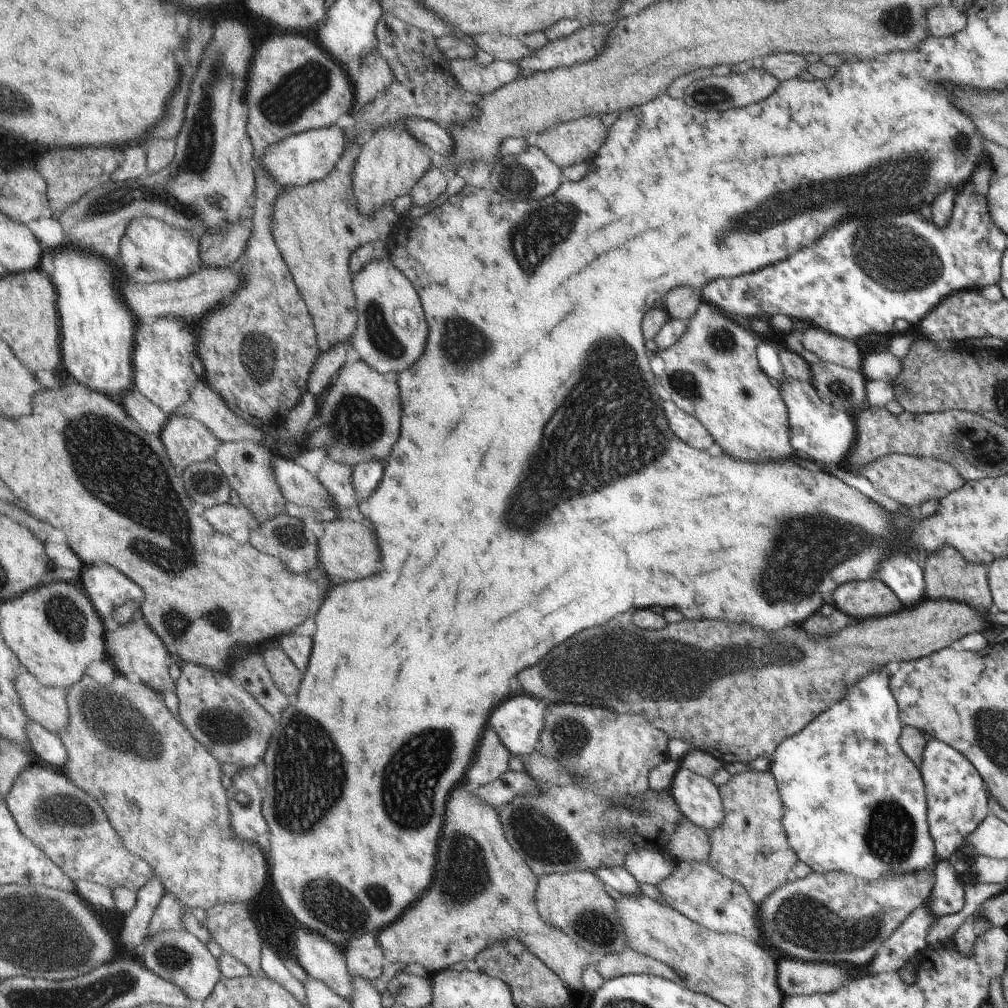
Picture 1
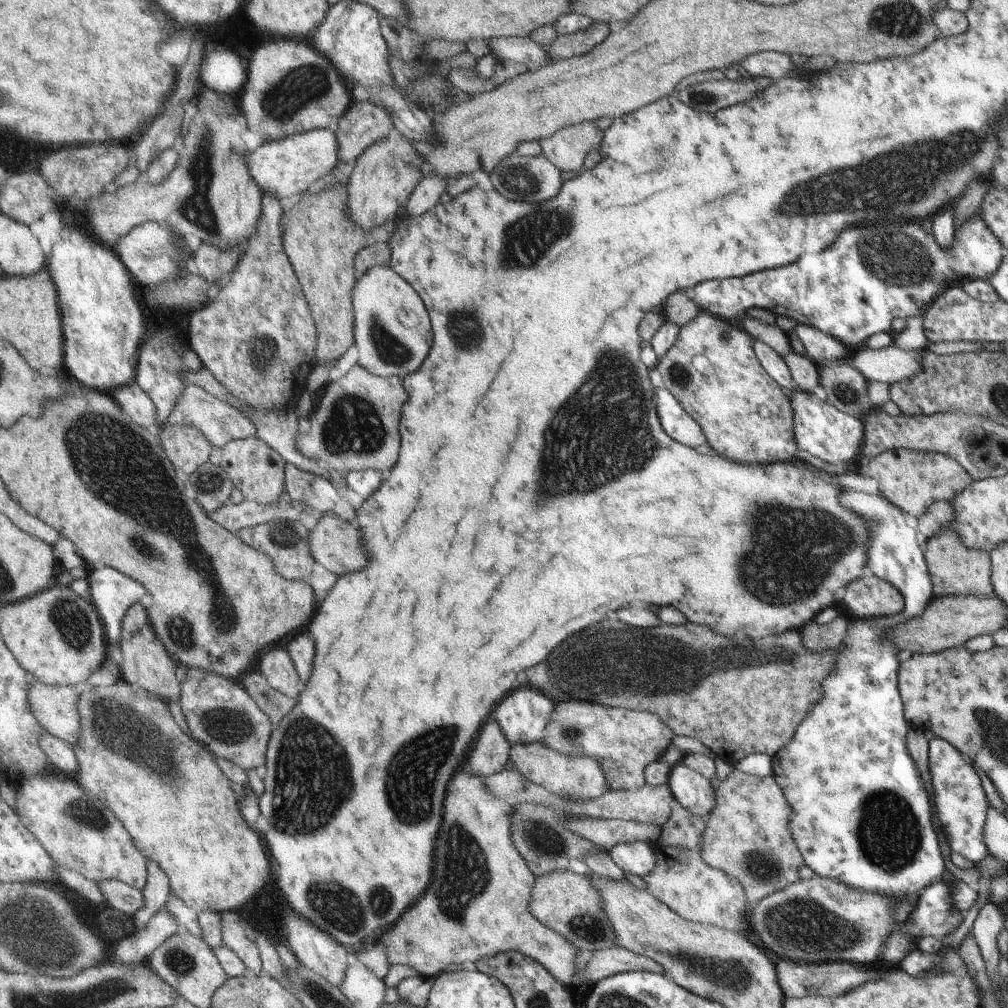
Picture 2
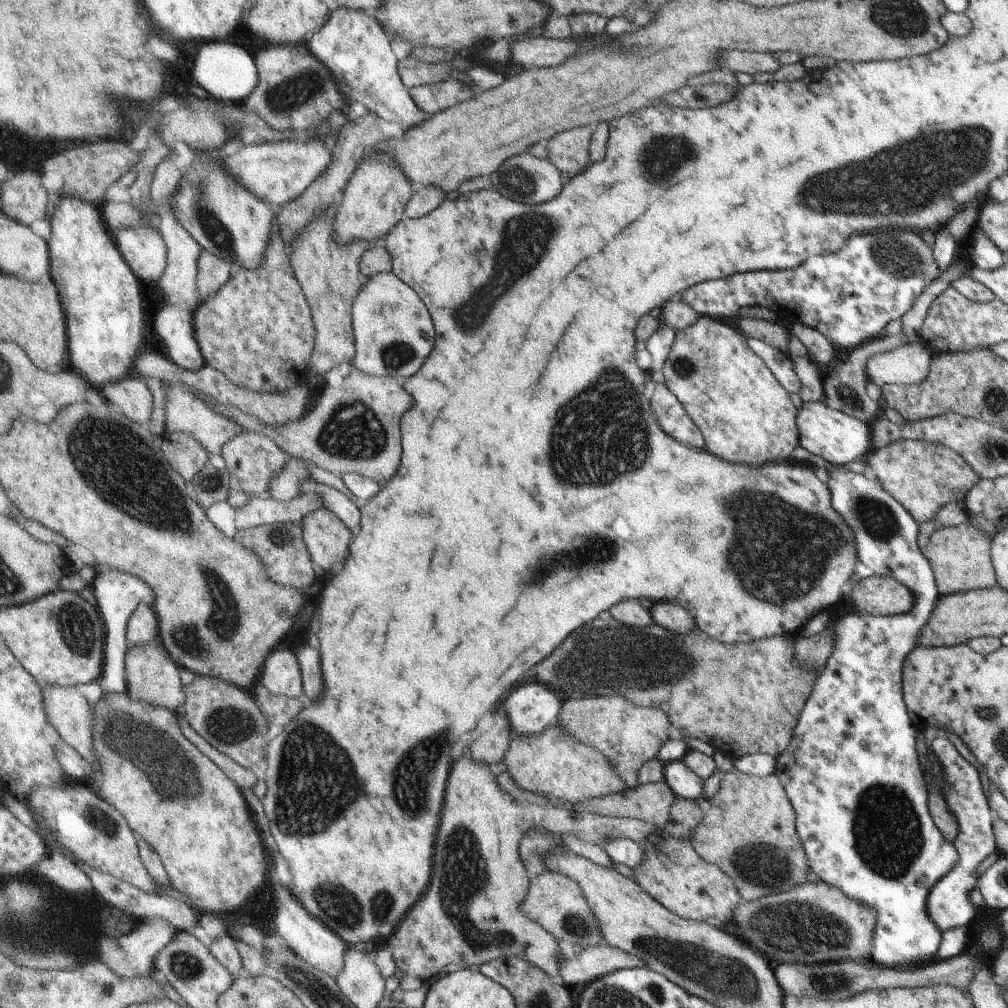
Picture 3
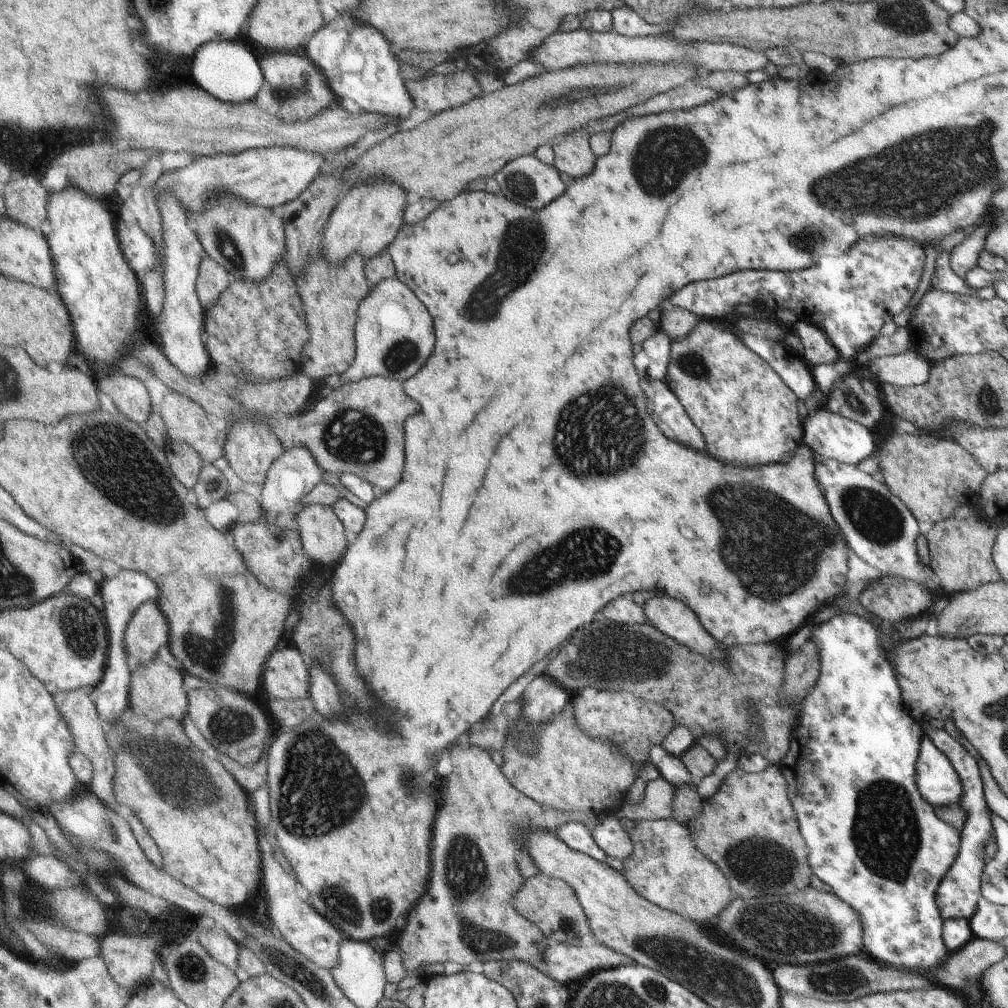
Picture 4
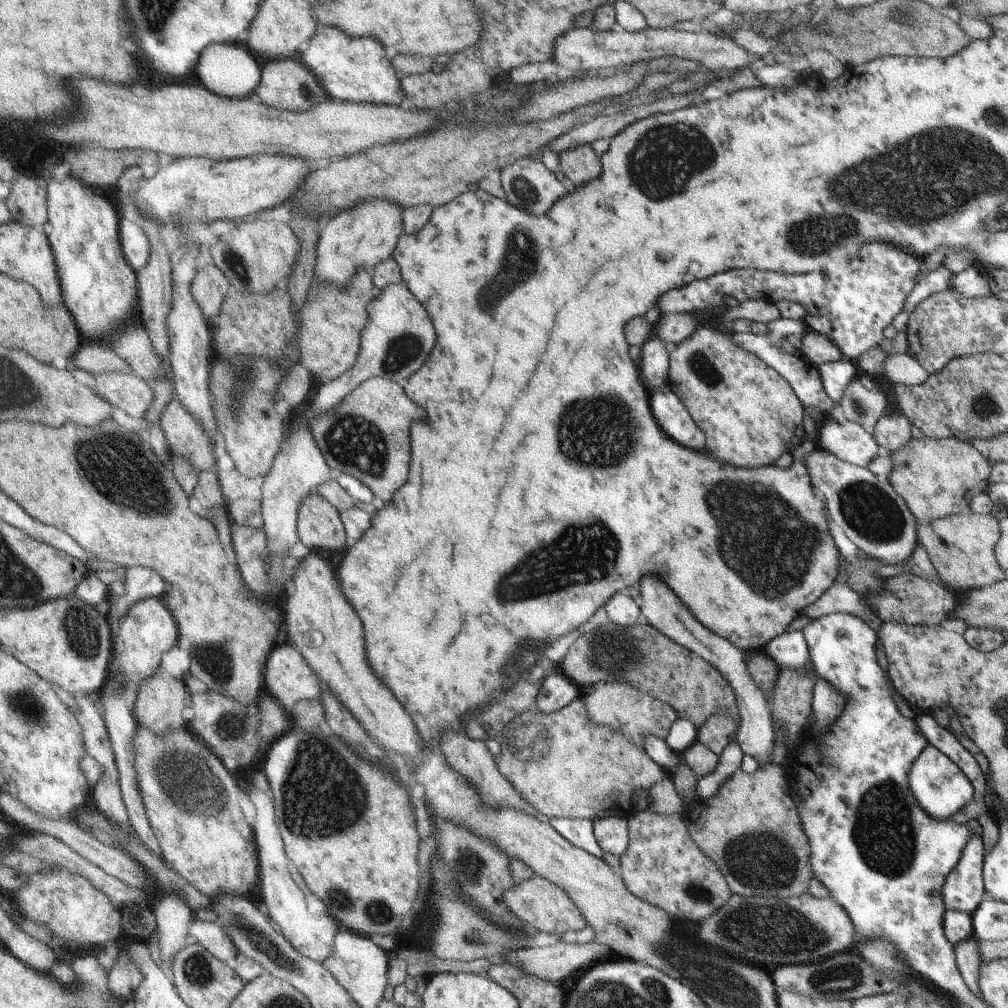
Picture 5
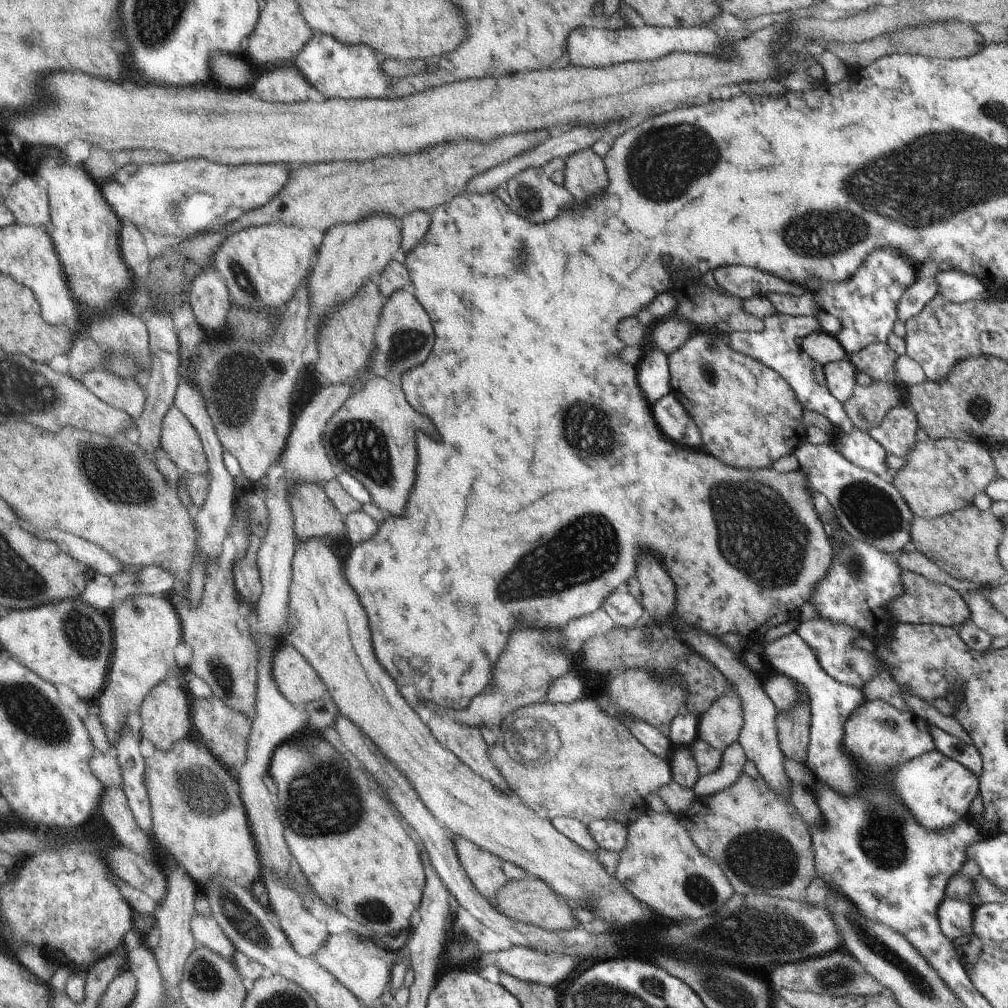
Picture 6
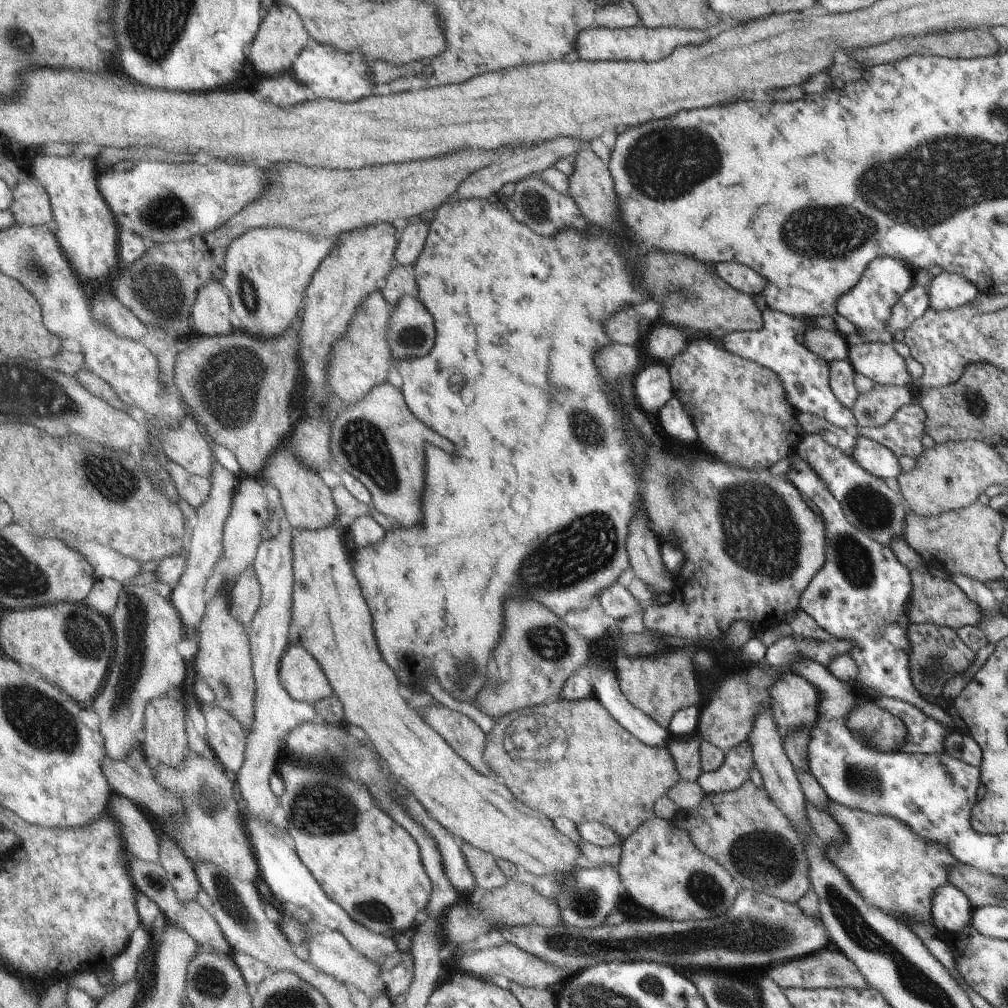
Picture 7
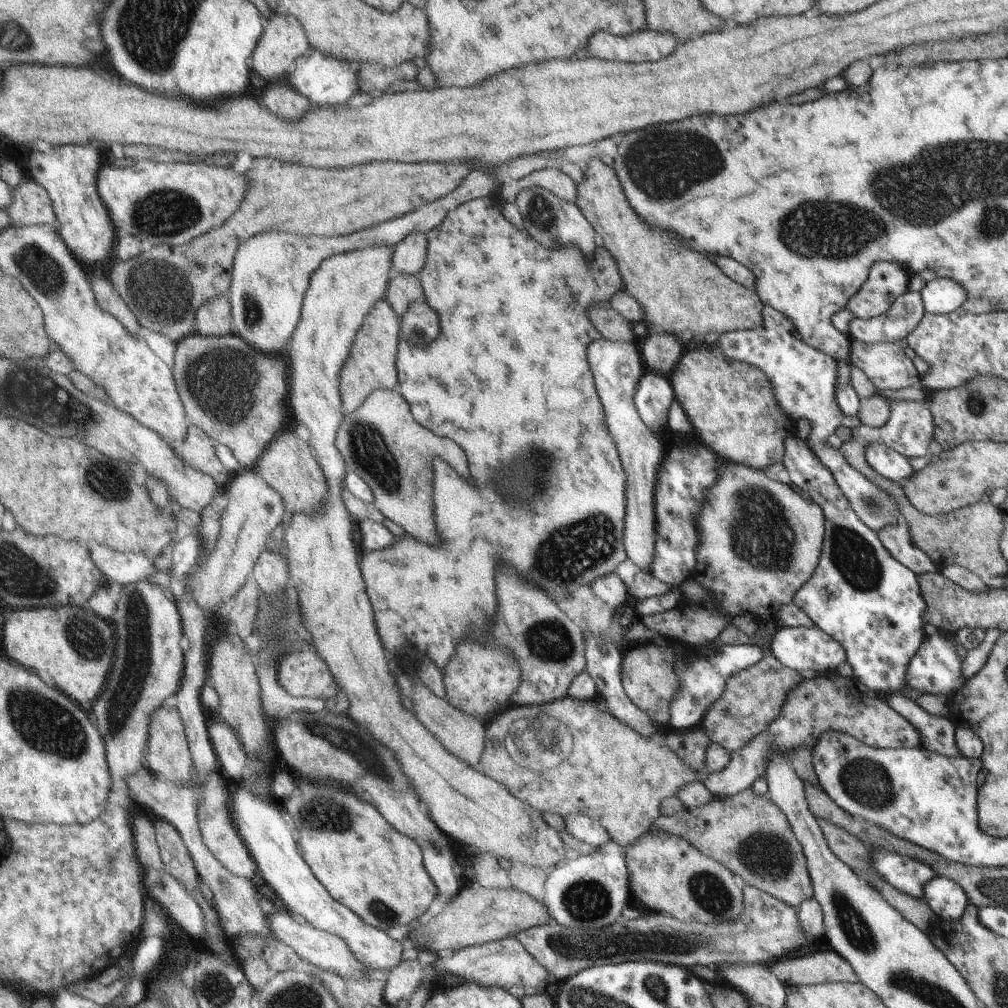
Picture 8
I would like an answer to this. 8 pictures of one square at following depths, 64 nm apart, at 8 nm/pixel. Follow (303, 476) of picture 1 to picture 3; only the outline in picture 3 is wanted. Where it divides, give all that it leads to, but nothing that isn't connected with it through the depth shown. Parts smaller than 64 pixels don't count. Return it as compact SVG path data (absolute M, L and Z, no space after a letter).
M308 479L301 486L301 492L302 495L312 493L319 494L321 497L325 495L326 508L334 511L346 523L346 526L349 527L354 534L354 538L356 538L360 532L361 514L359 507L353 504L344 493L314 479Z

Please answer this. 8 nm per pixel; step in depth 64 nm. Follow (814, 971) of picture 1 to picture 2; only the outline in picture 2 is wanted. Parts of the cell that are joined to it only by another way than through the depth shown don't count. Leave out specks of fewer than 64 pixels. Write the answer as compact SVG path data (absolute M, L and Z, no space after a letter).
M781 959L778 962L778 984L784 989L787 997L805 997L820 995L825 997L837 997L849 991L851 988L874 979L874 976L884 976L885 973L866 971L865 968L856 968L852 963L823 962L807 963L790 959Z

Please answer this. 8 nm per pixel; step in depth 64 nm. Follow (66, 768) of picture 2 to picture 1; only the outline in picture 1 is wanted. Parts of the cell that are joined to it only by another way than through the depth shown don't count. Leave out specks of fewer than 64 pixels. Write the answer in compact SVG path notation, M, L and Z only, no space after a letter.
M34 719L29 720L27 731L39 761L60 769L65 768L66 763L69 763L69 752L58 733Z

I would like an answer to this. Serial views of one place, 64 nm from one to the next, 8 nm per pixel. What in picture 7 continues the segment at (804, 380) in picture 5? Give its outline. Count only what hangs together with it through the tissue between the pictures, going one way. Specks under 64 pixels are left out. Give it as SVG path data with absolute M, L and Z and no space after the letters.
M766 310L763 318L764 326L760 330L732 331L723 336L720 341L726 349L738 356L770 367L770 370L773 370L785 384L787 399L795 409L817 414L834 426L857 425L853 411L843 406L830 389L829 363L815 355L803 341L807 329L836 331L833 316L825 314L803 321L780 311Z

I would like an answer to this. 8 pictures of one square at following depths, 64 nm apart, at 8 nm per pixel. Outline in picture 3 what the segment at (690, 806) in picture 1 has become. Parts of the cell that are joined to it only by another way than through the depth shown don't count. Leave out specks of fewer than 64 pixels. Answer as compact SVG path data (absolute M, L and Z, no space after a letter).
M684 761L664 763L664 780L669 783L677 797L694 801L698 806L706 806L708 800L704 779L692 772Z

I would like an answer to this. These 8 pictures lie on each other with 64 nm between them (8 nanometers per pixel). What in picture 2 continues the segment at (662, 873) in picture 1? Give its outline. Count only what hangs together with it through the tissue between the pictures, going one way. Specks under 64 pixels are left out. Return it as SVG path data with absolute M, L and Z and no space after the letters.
M649 842L622 843L610 850L612 860L628 874L645 877L657 868L655 845Z

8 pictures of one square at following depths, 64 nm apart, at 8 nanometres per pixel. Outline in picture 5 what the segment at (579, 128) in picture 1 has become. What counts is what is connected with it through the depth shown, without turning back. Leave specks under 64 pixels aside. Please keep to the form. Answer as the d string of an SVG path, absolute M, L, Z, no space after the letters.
M589 144L564 150L560 152L559 158L564 180L571 185L572 189L586 186L589 182L602 178L601 158Z

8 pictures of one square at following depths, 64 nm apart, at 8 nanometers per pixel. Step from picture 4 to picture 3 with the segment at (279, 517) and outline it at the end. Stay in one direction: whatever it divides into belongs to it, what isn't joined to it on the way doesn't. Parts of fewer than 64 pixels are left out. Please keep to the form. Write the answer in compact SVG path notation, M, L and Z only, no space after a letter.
M290 458L289 464L276 481L271 483L272 498L279 501L297 499L302 495L301 486L312 479L311 466L314 465L303 459Z

